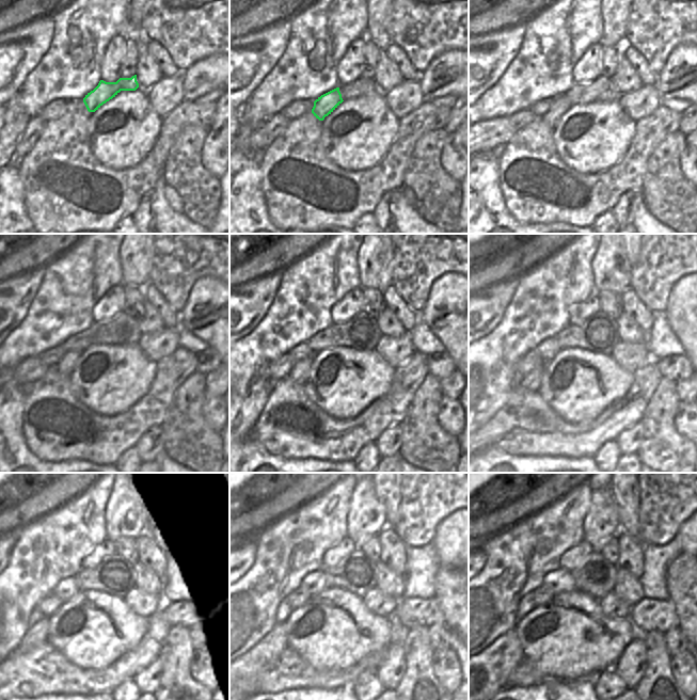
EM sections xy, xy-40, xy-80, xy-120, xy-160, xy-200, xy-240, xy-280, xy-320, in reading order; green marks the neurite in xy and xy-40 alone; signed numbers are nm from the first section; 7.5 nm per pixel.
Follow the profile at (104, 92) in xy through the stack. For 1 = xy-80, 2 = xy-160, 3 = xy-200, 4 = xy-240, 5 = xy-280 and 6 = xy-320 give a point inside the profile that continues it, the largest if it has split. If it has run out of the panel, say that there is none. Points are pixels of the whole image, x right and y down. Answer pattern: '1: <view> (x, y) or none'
1: xy-80 (561, 105)
2: xy-160 (299, 374)
3: xy-200 (532, 381)
4: xy-240 (36, 636)
5: xy-280 (251, 665)
6: xy-320 (490, 669)

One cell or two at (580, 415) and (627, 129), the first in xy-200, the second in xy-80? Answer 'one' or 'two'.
one

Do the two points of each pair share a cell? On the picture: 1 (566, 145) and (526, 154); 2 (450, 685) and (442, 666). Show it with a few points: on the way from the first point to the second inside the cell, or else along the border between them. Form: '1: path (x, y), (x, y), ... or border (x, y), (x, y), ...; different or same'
1: border (552, 129), (556, 153), (570, 168); different
2: path (449, 681), (446, 670); same

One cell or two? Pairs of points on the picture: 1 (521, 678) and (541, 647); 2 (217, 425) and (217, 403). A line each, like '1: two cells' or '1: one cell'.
1: two cells
2: one cell

